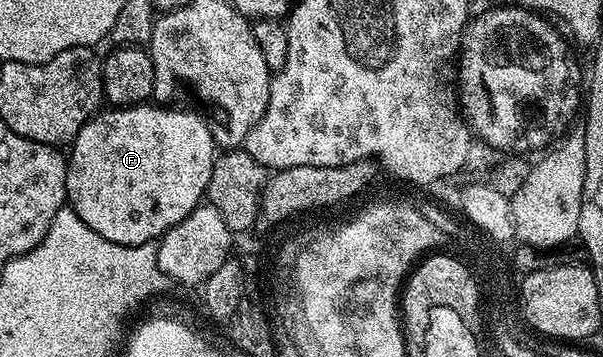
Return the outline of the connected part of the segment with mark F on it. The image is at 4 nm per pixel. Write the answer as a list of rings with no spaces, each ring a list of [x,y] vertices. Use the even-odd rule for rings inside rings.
[[[160,103],[109,107],[90,117],[87,124],[77,132],[67,153],[69,170],[67,171],[65,196],[68,204],[79,215],[79,219],[83,219],[83,223],[87,223],[87,227],[91,227],[91,231],[95,231],[95,235],[120,245],[142,245],[148,241],[156,242],[167,230],[175,227],[175,223],[187,219],[187,215],[191,215],[191,211],[202,204],[209,187],[209,180],[211,179],[211,167],[215,160],[215,146],[213,133],[209,129],[209,121],[200,112],[197,112],[198,114],[192,113],[189,109],[192,108],[166,107]]]

